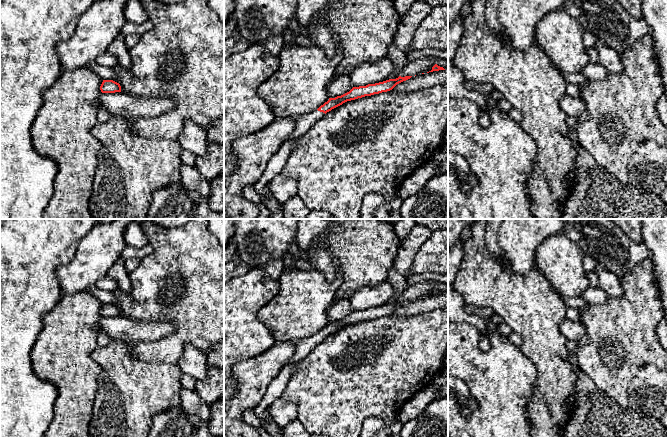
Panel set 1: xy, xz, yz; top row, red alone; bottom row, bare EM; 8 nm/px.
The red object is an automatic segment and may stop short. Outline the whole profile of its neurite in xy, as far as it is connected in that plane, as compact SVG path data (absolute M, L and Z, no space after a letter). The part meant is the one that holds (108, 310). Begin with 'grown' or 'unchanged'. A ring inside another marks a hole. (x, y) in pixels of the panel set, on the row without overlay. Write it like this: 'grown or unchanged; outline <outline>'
unchanged; outline M103 304L100 314L102 317L115 317L121 316L121 310L119 307L113 304Z

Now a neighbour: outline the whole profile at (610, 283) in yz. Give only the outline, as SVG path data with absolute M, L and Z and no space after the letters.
M598 263L595 269L599 279L599 287L612 297L620 297L623 294L623 288L620 279L613 272L606 269L602 264Z

